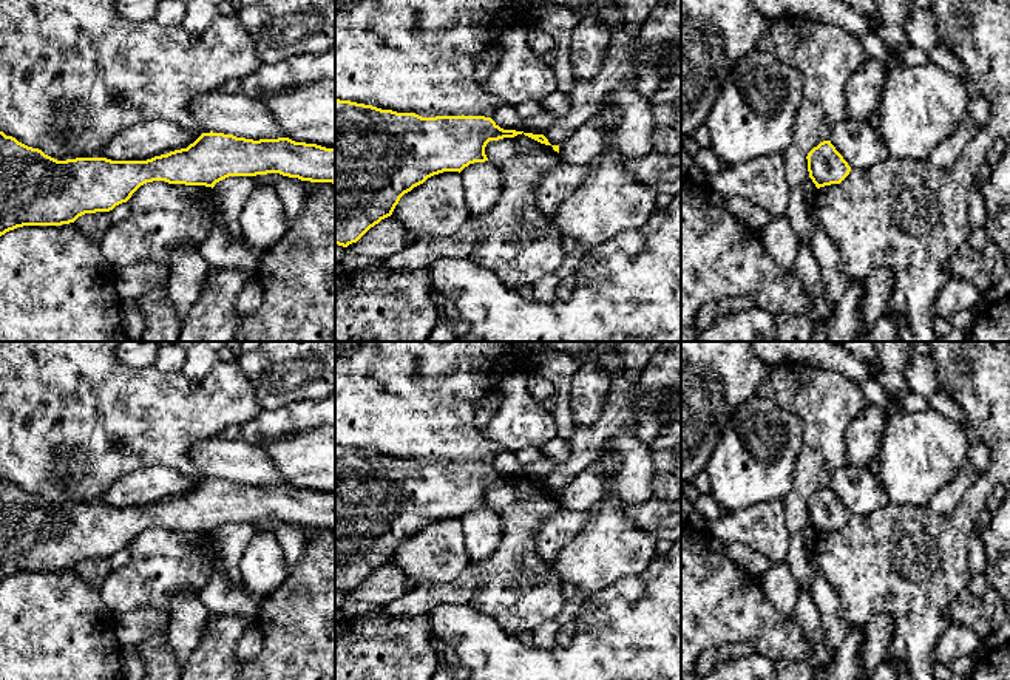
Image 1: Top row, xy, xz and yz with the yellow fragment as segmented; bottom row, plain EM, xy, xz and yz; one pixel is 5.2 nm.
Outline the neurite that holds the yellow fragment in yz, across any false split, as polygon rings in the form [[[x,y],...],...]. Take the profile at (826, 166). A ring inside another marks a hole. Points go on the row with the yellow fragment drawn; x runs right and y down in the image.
[[[823,141],[814,147],[806,159],[809,178],[817,189],[840,184],[851,172],[851,167],[831,141]]]

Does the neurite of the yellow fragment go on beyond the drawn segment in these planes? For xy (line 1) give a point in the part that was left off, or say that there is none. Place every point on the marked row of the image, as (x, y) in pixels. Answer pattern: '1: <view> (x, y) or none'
1: none

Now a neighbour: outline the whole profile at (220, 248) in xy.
[[[221,221],[212,226],[198,249],[210,269],[238,269],[256,277],[261,257],[241,238],[235,238]]]

